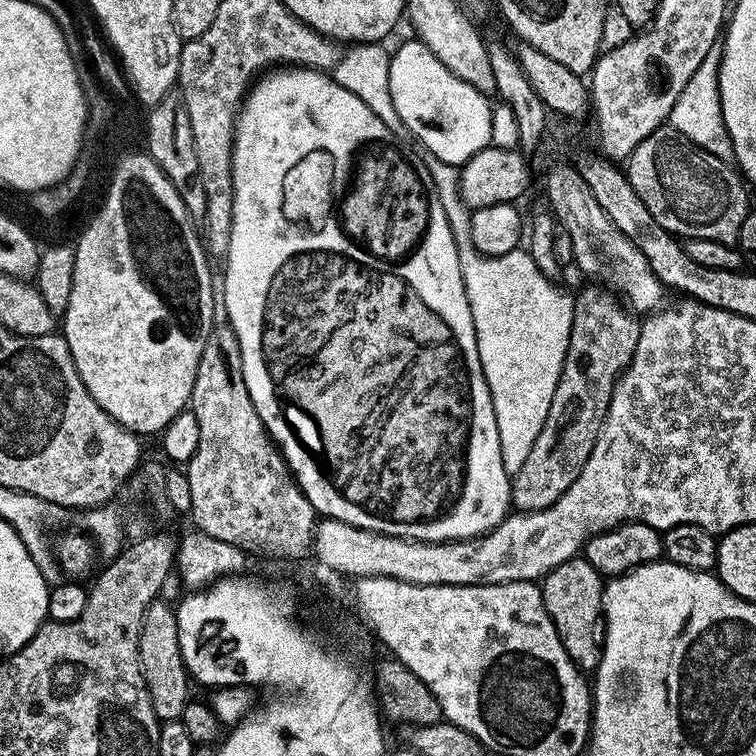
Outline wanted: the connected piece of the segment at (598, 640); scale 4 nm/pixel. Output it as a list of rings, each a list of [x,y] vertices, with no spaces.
[[[573,558],[559,564],[542,580],[544,605],[562,638],[562,646],[566,646],[566,654],[581,670],[594,670],[600,664],[600,655],[604,653],[604,611],[605,579],[589,561]]]

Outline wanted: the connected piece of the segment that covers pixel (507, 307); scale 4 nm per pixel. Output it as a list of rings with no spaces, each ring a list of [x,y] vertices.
[[[427,151],[422,159],[426,170],[430,170],[430,178],[434,178],[438,202],[442,202],[446,222],[450,222],[454,234],[466,298],[474,318],[478,358],[494,402],[502,466],[509,474],[515,474],[522,470],[522,462],[526,462],[530,446],[534,446],[534,438],[538,438],[542,422],[546,422],[560,371],[564,369],[574,300],[534,266],[534,258],[523,247],[517,246],[501,256],[485,256],[476,249],[472,237],[473,209],[460,201],[459,167],[440,161]]]

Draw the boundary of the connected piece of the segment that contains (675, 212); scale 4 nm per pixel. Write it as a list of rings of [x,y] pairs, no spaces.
[[[662,126],[654,130],[628,157],[626,175],[630,186],[638,190],[638,198],[646,202],[646,210],[654,214],[658,226],[665,228],[677,238],[713,239],[714,242],[735,245],[738,230],[742,230],[742,222],[750,210],[748,192],[741,173],[730,166],[729,161],[720,160],[706,149],[699,148],[688,137],[684,137],[671,126]]]

